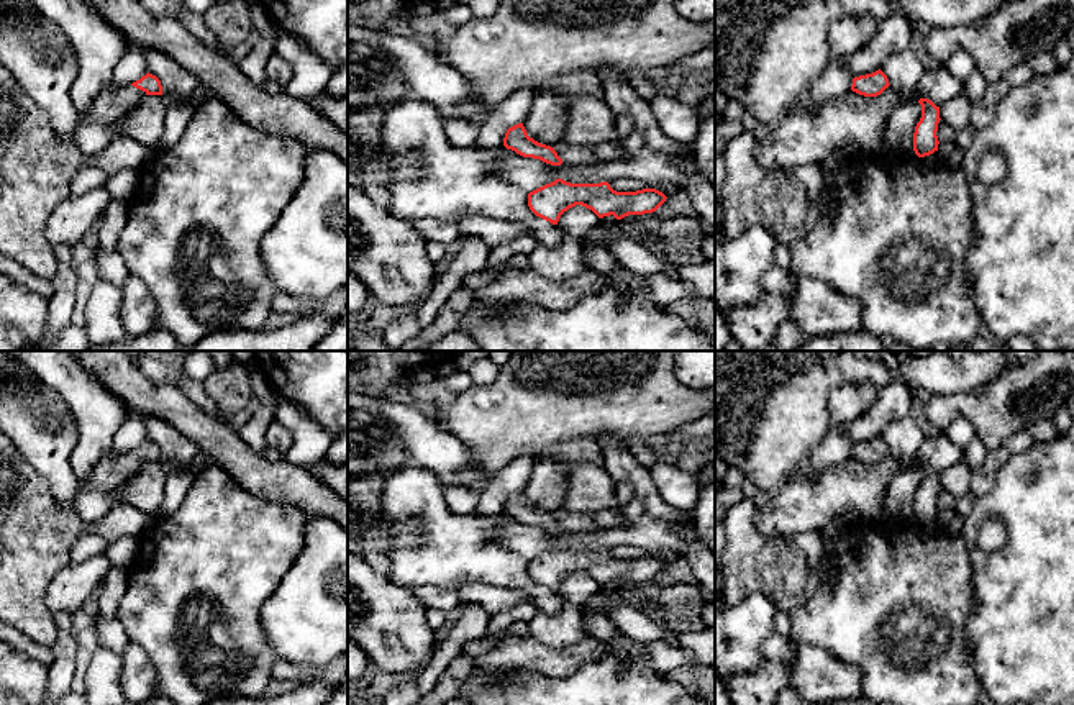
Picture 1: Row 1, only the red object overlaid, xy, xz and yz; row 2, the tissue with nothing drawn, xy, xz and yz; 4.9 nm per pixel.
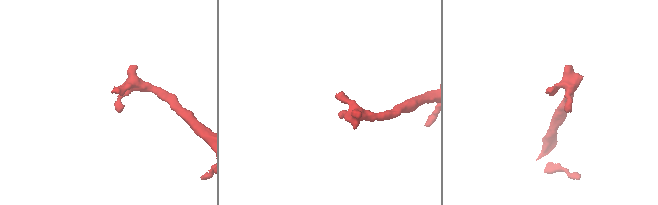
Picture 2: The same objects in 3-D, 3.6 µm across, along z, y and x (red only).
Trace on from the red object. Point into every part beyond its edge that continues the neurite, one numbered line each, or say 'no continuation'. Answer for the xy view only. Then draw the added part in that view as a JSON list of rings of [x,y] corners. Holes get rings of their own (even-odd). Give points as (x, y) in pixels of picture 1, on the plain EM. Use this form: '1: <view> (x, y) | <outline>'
1: xy (109, 474) | [[[108,449],[90,469],[84,484],[85,492],[102,492],[118,498],[123,484],[139,472],[146,459],[133,454],[115,454]]]

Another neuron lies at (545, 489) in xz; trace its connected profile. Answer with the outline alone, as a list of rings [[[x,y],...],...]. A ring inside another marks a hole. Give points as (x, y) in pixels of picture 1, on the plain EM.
[[[544,457],[535,462],[523,494],[535,508],[553,513],[562,505],[567,472],[572,464]]]

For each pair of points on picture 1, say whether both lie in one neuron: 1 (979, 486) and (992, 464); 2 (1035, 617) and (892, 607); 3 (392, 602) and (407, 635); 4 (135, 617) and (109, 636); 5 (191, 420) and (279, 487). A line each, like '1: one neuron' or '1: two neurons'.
1: one neuron
2: two neurons
3: one neuron
4: two neurons
5: one neuron

